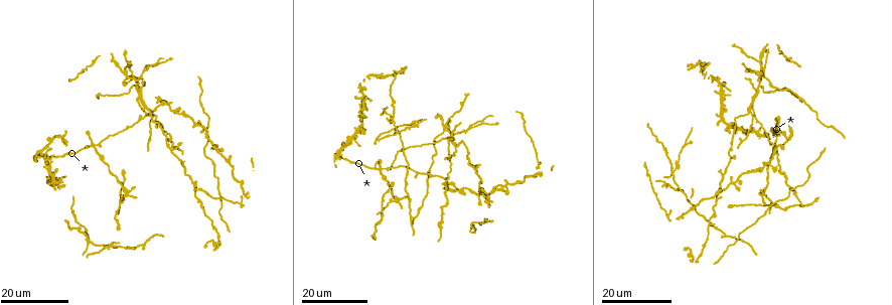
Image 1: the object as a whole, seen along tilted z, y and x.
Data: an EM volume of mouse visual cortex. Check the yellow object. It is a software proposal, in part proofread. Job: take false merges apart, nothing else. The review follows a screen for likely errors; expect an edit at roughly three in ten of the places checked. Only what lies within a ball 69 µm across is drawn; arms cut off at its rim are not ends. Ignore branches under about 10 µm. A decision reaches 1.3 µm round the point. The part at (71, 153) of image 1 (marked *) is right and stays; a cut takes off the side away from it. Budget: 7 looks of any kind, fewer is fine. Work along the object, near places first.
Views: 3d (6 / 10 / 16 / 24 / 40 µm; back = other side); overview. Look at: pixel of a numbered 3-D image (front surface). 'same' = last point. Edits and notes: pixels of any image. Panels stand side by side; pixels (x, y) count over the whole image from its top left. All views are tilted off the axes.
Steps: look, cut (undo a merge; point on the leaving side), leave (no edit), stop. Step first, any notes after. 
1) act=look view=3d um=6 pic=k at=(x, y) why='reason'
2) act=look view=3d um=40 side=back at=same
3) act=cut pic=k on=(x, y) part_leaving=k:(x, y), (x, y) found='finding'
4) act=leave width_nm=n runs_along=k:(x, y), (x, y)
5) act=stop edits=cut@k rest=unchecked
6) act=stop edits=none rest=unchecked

act=look view=3d um=24 pic=1 at=(380, 170) why='looks like a crossing'

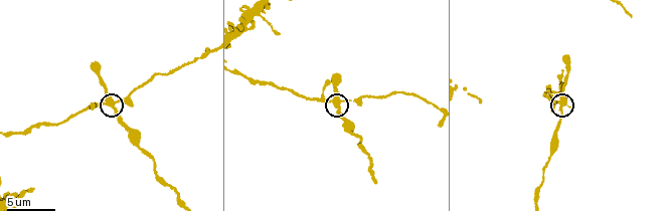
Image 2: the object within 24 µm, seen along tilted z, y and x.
act=look view=3d um=10 pic=2 at=(338, 103)

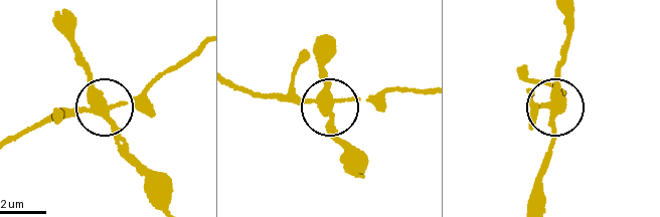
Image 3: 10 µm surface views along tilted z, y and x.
act=cut pic=3 on=(89, 77) arms=4 part_leaving=3:(97, 109), (158, 198) found='two neurons meet here'

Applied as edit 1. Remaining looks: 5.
act=look view=overview

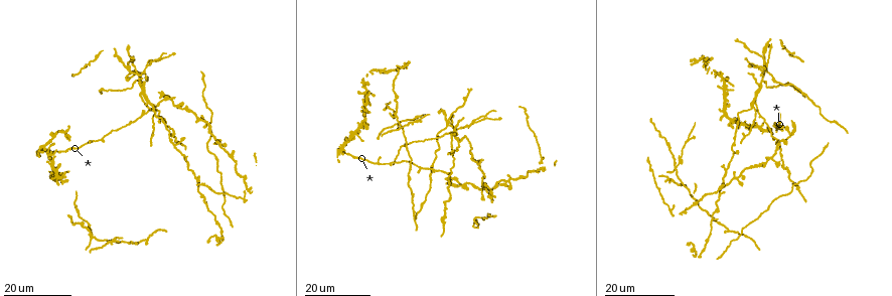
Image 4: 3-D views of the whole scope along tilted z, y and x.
act=look view=3d um=24 pic=4 at=(92, 238) why='four arms meet'

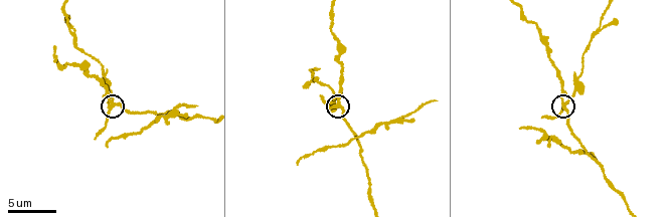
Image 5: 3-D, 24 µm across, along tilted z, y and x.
act=look view=3d um=6 pic=5 at=(110, 102) why='closer look'

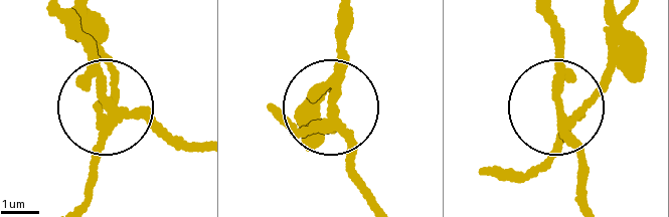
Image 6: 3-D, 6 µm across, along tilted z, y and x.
act=cut pic=6 on=(96, 172) side_arm_um=18 arms=4 found='a second neuron is stuck on'

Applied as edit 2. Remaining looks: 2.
act=stop edits=cut@3,cut@6 rest=unchecked

